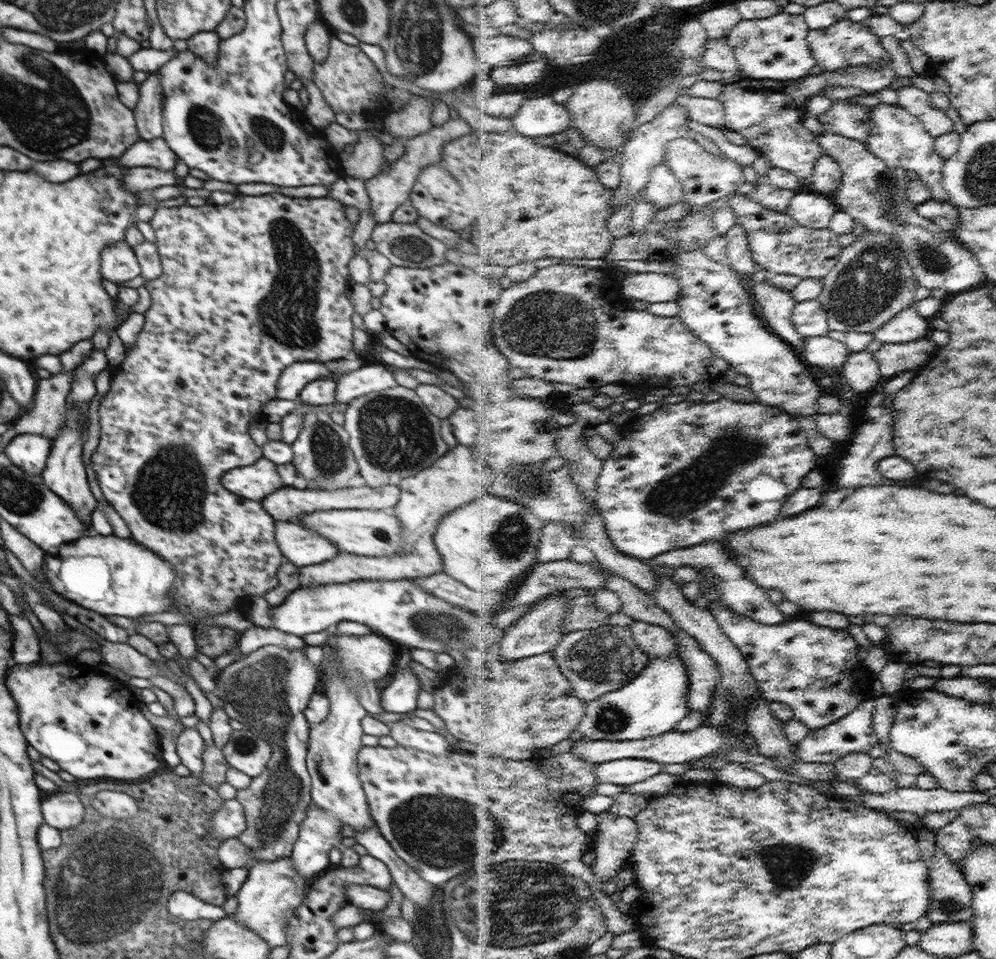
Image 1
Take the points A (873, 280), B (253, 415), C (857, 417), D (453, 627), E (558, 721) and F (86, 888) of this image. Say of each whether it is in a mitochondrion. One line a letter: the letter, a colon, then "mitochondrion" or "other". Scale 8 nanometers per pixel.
A: mitochondrion
B: other
C: other
D: mitochondrion
E: other
F: mitochondrion

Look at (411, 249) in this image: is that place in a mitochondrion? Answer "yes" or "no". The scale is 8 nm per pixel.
yes

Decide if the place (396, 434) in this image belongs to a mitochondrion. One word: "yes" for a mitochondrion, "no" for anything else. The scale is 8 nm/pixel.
yes

